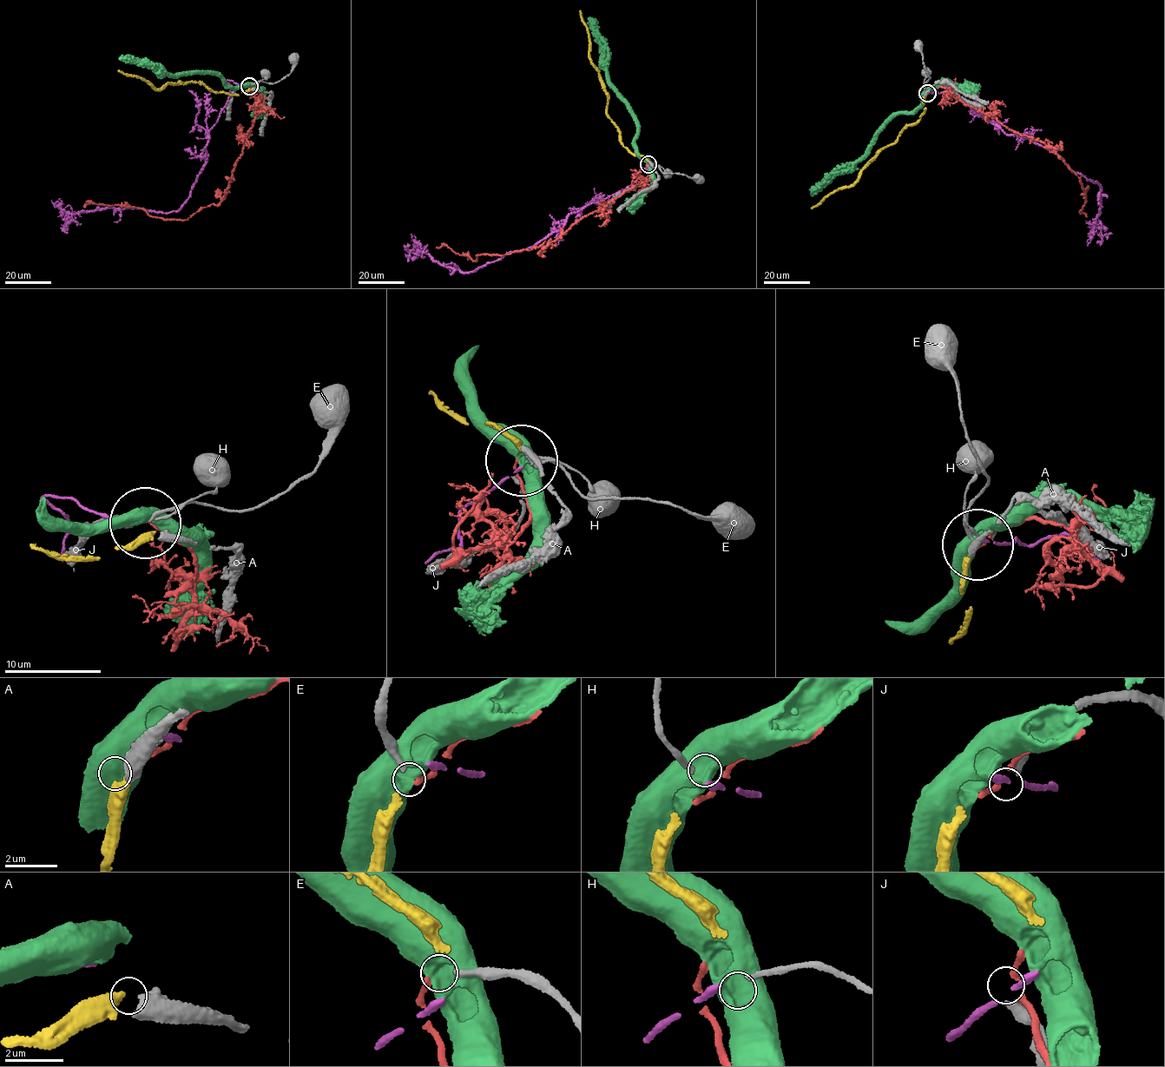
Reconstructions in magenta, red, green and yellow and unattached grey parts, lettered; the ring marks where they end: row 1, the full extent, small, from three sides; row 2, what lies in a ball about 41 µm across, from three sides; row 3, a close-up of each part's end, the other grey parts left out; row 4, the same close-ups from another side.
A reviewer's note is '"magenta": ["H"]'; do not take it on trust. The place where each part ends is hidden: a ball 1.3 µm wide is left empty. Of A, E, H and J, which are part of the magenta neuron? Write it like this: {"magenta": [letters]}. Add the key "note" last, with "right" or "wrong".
{"magenta": ["H"], "note": "right"}

